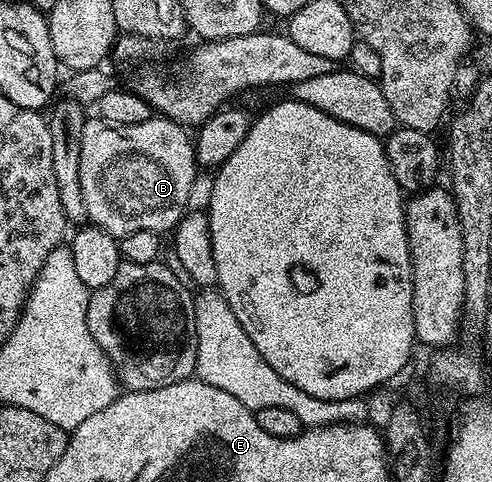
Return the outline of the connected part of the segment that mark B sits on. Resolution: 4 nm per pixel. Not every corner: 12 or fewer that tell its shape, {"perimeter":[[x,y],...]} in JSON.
{"perimeter":[[163,118],[85,119],[89,221],[117,238],[171,233],[198,171]]}

